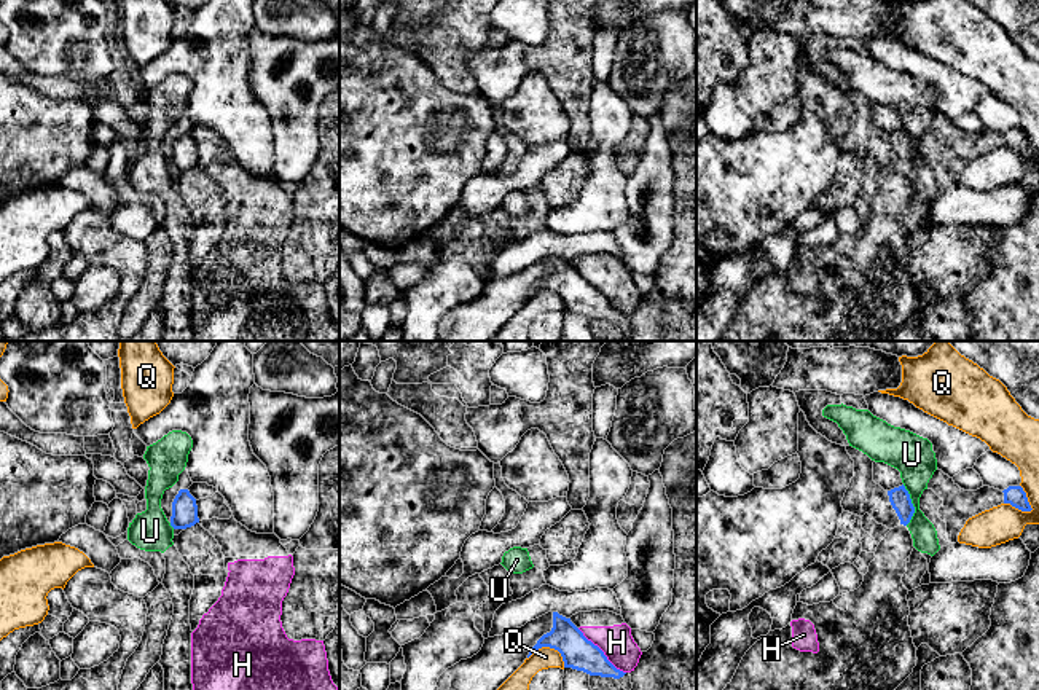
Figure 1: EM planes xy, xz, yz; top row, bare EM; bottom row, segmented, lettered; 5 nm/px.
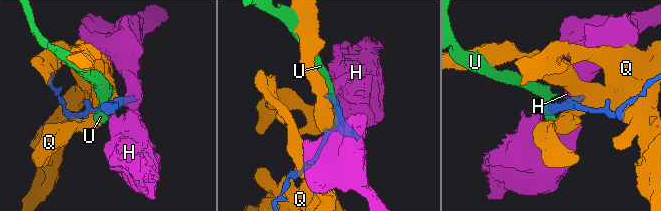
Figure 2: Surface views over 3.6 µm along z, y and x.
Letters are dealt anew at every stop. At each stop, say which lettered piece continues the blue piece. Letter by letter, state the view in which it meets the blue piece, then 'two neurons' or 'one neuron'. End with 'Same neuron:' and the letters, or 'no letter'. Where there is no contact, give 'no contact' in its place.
H: meets blue in xz; two neurons
Q: meets blue in yz; two neurons
U: meets blue in yz; two neurons
Same neuron: no letter

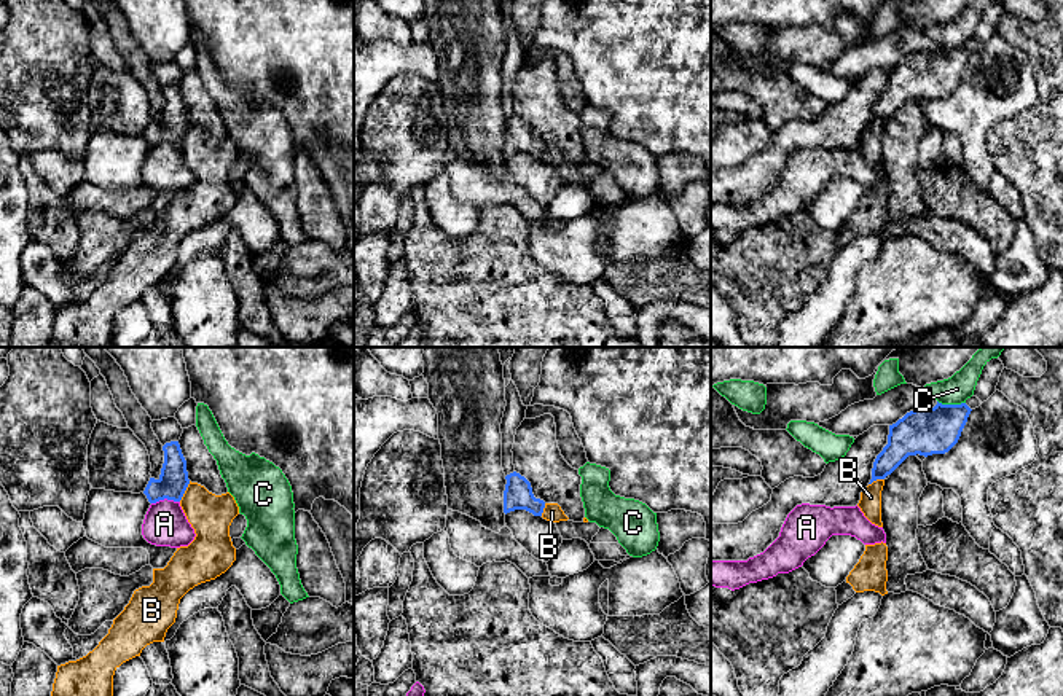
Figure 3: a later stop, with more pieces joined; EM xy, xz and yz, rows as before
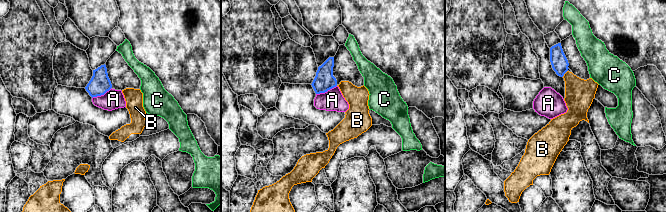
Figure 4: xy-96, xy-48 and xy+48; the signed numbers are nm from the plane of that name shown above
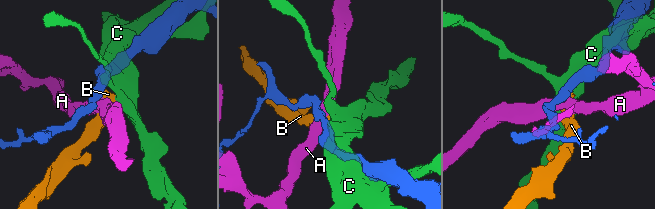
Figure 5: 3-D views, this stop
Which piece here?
A: meets blue in xy; two neurons
B: meets blue in xy; two neurons
C: meets blue in yz; two neurons
Same neuron: no letter

